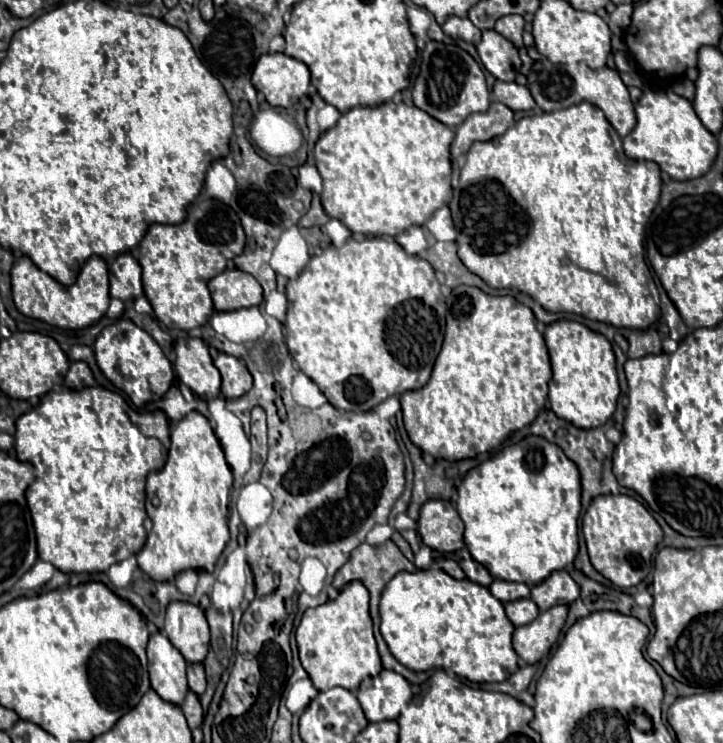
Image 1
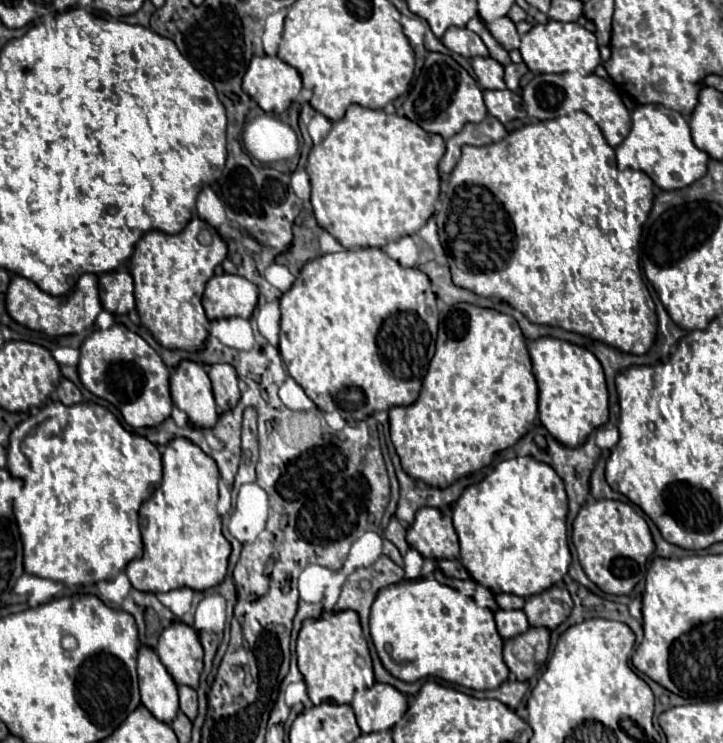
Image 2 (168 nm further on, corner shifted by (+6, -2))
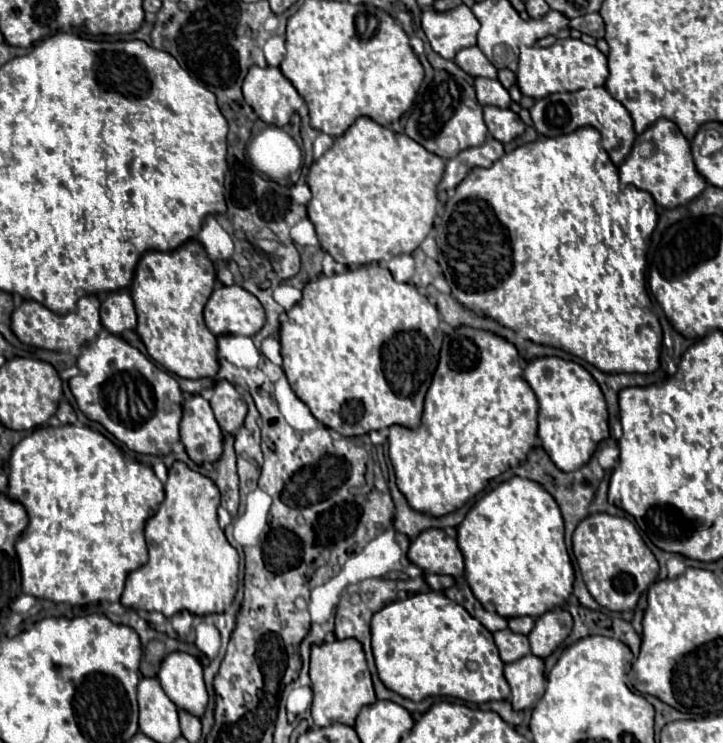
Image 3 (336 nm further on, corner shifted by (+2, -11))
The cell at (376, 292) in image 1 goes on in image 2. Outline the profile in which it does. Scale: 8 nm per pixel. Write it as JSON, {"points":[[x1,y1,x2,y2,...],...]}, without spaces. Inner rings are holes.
{"points":[[357,248,357,250,341,250,333,254,323,254,319,258,309,260,293,286,279,298,281,304,281,338,279,338,279,352,287,366,289,376,307,392,307,396,317,404,323,412,339,412,345,420,365,420,373,412,389,410,391,406,407,406,415,402,419,396,423,376,427,374,427,366,435,354,435,338,437,338,437,322,439,310,435,304,435,294,431,290,429,276,419,268,403,268,399,262,389,258,387,252,381,248]]}

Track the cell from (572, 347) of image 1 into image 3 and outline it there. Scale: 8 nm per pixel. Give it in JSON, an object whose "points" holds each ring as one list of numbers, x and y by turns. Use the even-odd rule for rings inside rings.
{"points":[[541,357,531,361,523,373,539,401,539,429,537,435,549,459,561,471,575,471,589,463,597,443,609,437,607,405,597,381,577,363,559,357]]}

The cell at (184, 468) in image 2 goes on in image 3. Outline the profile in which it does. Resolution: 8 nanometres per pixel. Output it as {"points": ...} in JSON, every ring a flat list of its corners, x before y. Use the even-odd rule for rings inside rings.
{"points":[[175,461,165,483,165,499,145,525,149,561,127,575,121,605,135,611,161,611,165,617,179,611,201,617,225,613,239,587,239,555,217,523,217,507,219,489,215,483]]}

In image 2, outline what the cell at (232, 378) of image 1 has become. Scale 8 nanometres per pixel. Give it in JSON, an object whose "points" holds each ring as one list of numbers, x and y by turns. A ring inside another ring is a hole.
{"points":[[213,364,209,368,209,378,213,384,213,396,215,396,219,412,235,408,235,404,241,398,241,392,237,386,239,378,235,368,231,364]]}

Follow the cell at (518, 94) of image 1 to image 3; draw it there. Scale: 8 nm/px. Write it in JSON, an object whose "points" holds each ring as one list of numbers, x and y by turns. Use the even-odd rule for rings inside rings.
{"points":[[485,107,483,119,485,119,485,125,489,129,489,135,493,139,497,139,499,143,509,143,525,131,525,123,511,109]]}

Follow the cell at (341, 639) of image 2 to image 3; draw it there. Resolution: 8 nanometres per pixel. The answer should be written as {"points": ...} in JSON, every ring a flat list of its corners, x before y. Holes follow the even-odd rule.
{"points":[[343,639,343,641,333,641,313,647,309,675,311,675,311,689,313,689,311,717,317,727,329,727,333,723,353,727,359,709,363,705,371,705,377,701,361,643,355,639]]}

